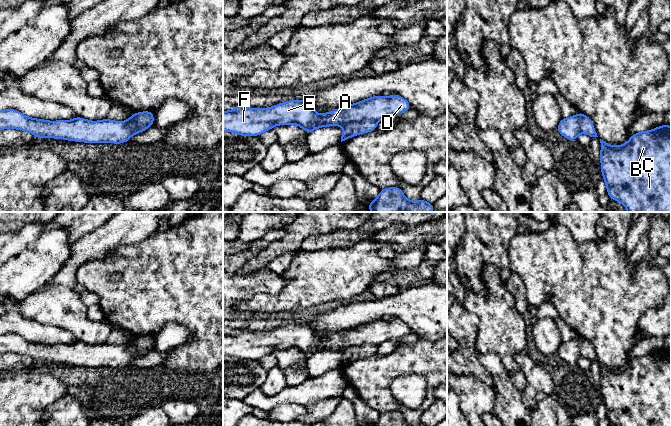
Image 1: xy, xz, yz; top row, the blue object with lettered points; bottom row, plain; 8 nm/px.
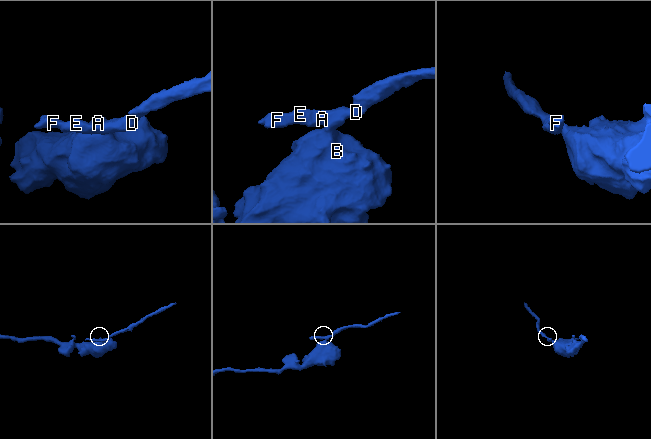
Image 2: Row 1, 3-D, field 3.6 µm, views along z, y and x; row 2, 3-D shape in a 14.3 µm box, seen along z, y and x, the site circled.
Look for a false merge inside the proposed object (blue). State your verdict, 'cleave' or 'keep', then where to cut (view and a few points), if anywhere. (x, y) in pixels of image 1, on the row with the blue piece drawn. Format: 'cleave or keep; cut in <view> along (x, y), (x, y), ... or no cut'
cleave; cut in xz along (377, 121), (350, 121), (344, 125)

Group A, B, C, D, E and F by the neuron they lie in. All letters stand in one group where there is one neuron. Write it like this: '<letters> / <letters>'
A D E F / B C

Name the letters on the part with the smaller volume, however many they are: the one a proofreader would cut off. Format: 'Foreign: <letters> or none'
Foreign: A, D, E, F

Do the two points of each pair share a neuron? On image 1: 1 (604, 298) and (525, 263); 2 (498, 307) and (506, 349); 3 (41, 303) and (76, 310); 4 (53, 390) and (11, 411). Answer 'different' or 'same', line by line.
1: same
2: same
3: same
4: same

